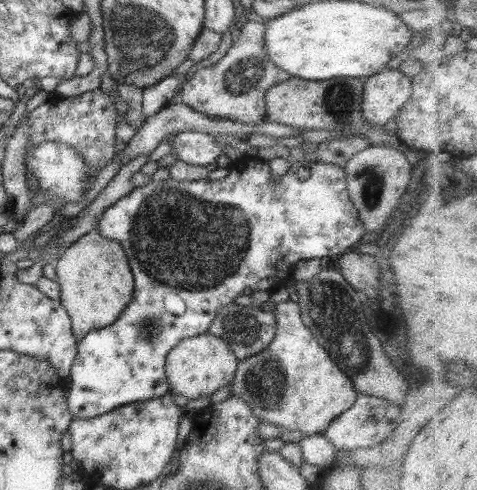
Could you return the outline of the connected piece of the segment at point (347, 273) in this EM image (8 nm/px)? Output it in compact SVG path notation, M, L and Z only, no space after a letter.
M350 252L338 260L338 270L342 276L350 283L354 290L366 292L370 298L378 296L380 292L380 282L378 282L378 264L374 262L372 256Z

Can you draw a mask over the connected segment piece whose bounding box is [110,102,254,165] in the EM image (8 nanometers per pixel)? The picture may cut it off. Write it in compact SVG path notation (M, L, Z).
M176 102L170 104L162 109L160 112L149 116L145 119L144 124L140 128L136 129L136 133L130 139L124 149L121 152L116 152L116 156L110 160L122 161L123 165L130 160L138 157L142 154L150 154L157 146L172 133L180 132L199 132L199 133L216 133L216 134L232 134L235 138L241 134L250 134L254 126L246 126L244 122L232 122L229 120L211 120L205 114L192 110L189 106L186 106L182 102Z

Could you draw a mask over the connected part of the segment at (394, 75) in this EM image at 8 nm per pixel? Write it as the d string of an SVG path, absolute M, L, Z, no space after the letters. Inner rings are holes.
M384 69L363 79L362 117L377 128L392 120L415 92L415 81L398 69Z

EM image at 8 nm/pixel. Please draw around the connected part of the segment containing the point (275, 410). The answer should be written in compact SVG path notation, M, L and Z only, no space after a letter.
M280 302L275 305L273 312L277 324L274 340L255 356L239 362L229 394L246 401L254 416L265 423L275 424L283 430L301 432L305 436L320 435L332 420L356 402L358 393L347 374L333 362L330 354L320 346L312 331L302 322L301 308L297 302Z

